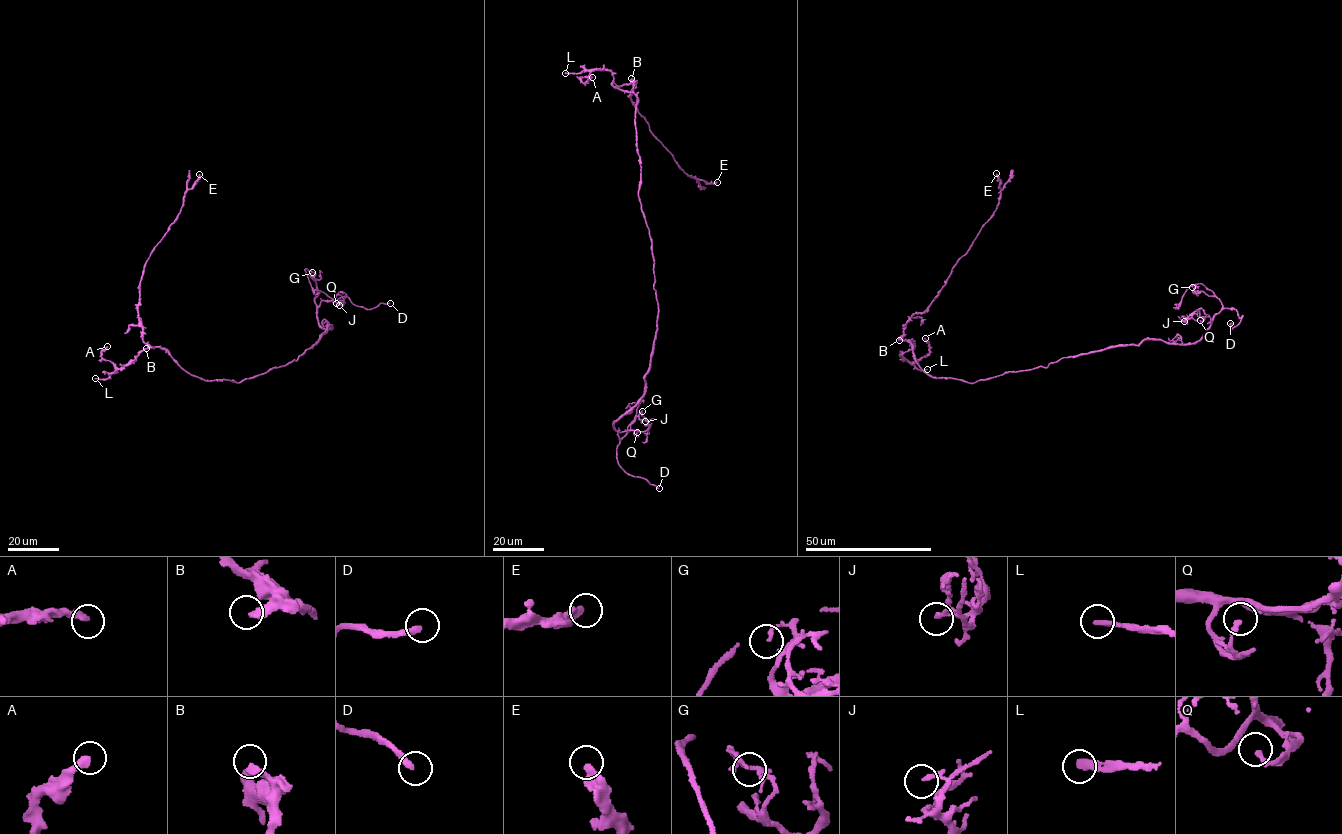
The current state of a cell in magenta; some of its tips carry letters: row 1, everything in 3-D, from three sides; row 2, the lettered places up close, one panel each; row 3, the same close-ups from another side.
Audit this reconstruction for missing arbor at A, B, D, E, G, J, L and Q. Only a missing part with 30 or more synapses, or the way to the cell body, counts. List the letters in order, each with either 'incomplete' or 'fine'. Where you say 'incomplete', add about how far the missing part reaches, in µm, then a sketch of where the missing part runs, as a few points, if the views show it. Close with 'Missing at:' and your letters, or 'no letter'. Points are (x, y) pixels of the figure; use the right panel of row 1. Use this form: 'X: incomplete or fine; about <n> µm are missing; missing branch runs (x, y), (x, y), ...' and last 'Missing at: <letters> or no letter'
A: fine
B: fine
D: incomplete; about 10 µm are missing
E: fine
G: fine
J: fine
L: incomplete; about 90 µm are missing; missing branch runs (927, 369), (947, 362), (1006, 379), (1008, 374), (1018, 369), (1020, 364), (1042, 347), (1035, 351)
Q: fine
Missing at: D, L

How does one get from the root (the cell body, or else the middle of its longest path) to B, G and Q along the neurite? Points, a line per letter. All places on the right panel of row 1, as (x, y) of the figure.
B: (989, 378), (973, 383), (931, 377), (917, 365), (909, 340), (899, 340)
G: (989, 378), (1146, 339), (1193, 343), (1222, 303), (1192, 287)
Q: (989, 378), (1146, 339), (1193, 343), (1210, 325), (1209, 317), (1200, 320)

